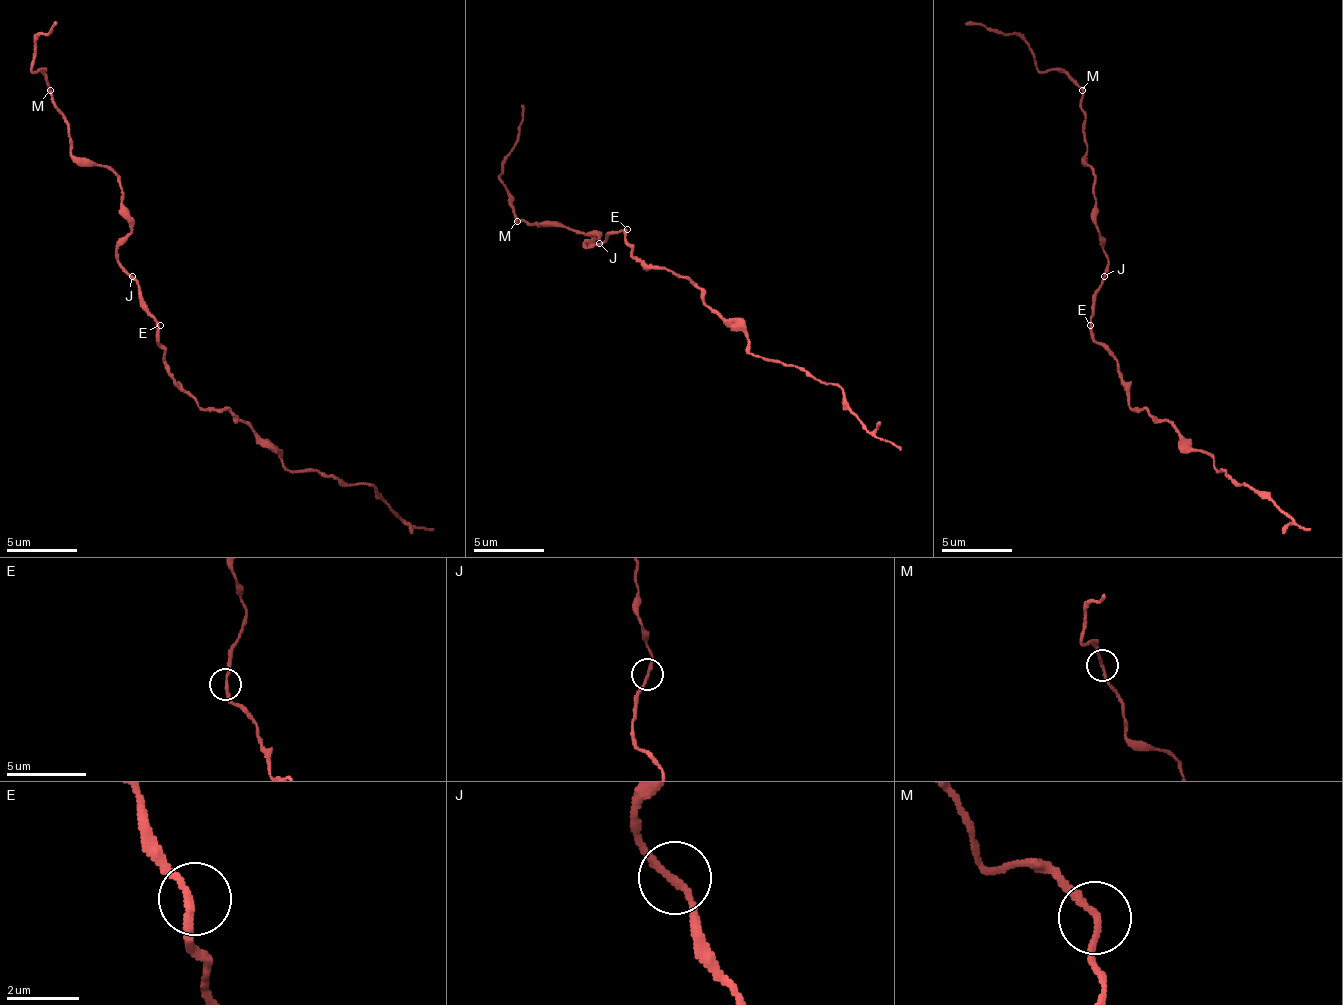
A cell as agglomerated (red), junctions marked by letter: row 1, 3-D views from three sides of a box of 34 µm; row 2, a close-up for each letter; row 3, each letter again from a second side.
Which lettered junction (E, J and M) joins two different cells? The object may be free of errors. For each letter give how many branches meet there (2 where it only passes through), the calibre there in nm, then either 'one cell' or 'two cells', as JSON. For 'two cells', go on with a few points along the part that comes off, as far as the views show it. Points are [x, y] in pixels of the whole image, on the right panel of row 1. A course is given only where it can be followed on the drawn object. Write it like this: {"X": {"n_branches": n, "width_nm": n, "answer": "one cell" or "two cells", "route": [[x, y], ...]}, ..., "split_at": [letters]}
{"E": {"n_branches": 2, "width_nm": 190, "answer": "one cell"}, "J": {"n_branches": 2, "width_nm": 170, "answer": "one cell"}, "M": {"n_branches": 2, "width_nm": 180, "answer": "two cells", "route": [[1083, 89], [1054, 68], [1037, 68], [1026, 43], [1012, 33], [966, 22]]}, "split_at": ["M"]}

